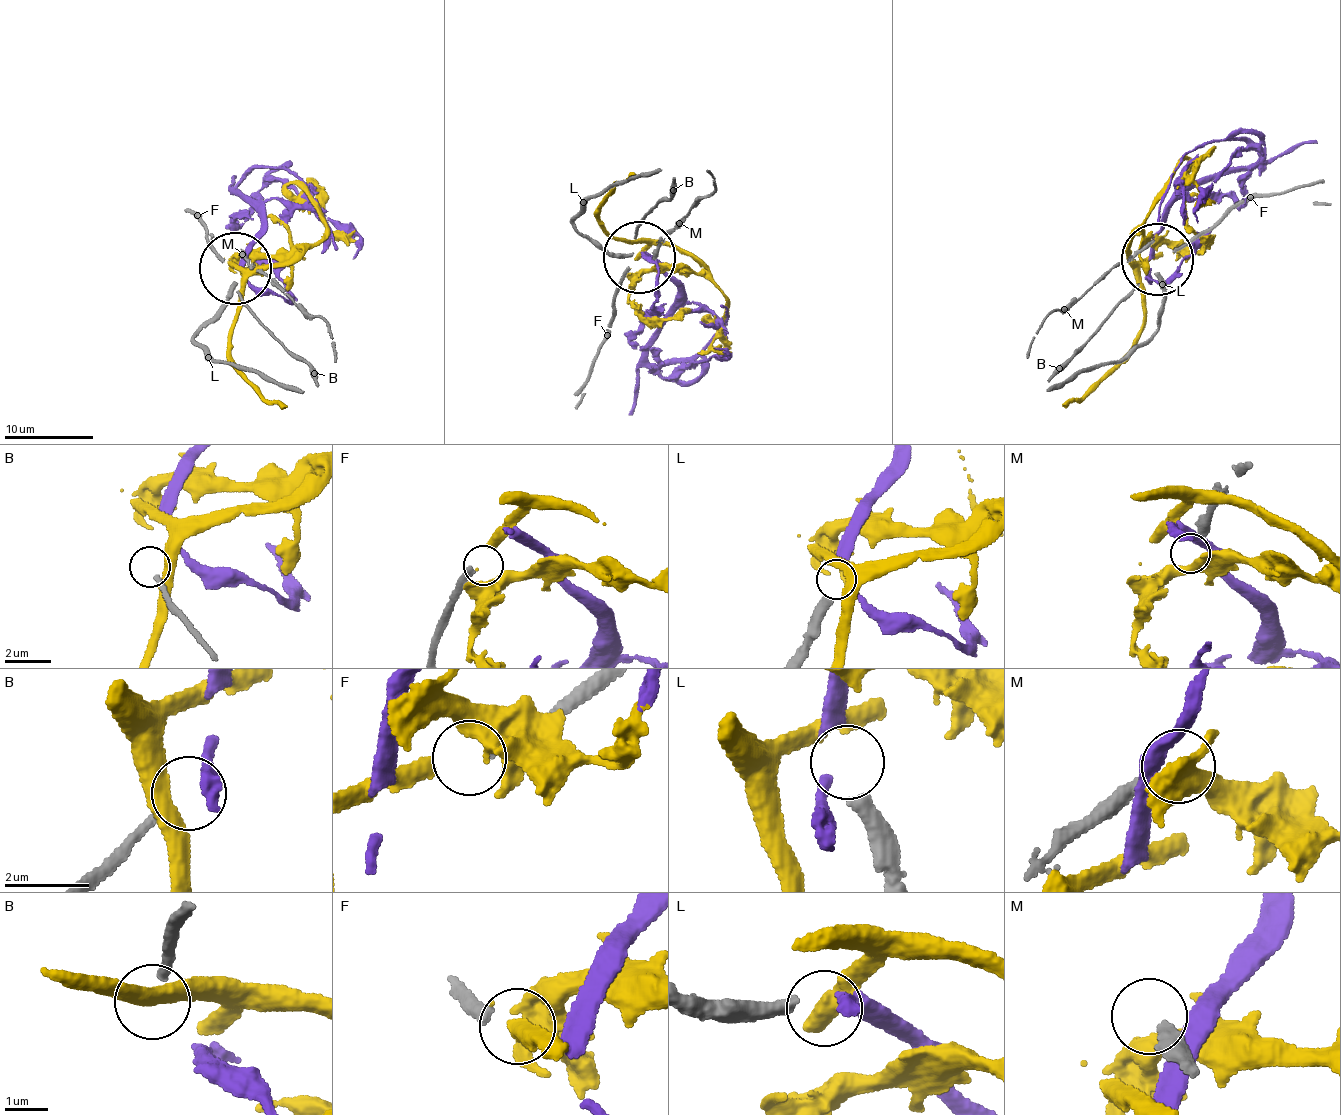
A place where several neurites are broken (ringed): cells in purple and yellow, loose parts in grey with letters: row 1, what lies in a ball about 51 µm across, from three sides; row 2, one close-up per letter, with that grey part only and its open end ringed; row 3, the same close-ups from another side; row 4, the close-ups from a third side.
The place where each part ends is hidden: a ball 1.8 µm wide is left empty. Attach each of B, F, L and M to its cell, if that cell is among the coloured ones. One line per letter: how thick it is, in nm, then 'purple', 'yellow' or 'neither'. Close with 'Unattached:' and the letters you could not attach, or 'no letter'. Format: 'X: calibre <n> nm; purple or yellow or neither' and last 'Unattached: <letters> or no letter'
B: calibre 200 nm; neither
F: calibre 280 nm; yellow
L: calibre 360 nm; purple
M: calibre 320 nm; neither
Unattached: B, M

